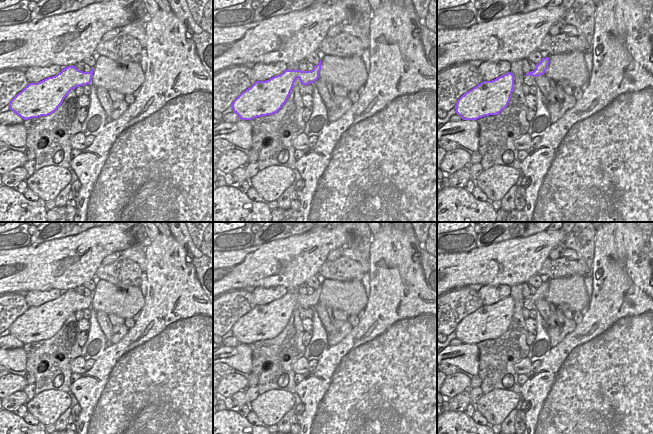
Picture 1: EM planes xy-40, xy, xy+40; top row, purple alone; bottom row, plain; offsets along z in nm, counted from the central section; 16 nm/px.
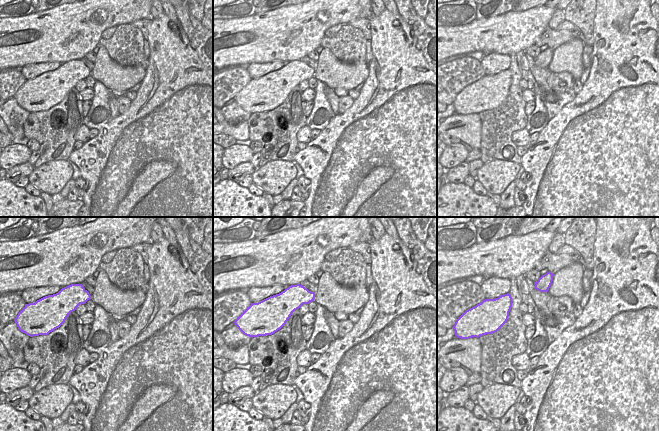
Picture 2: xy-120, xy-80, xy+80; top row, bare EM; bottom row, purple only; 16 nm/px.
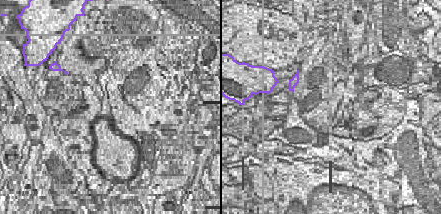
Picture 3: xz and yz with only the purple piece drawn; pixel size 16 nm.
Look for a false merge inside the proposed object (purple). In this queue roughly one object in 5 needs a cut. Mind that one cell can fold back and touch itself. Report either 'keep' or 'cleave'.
keep

